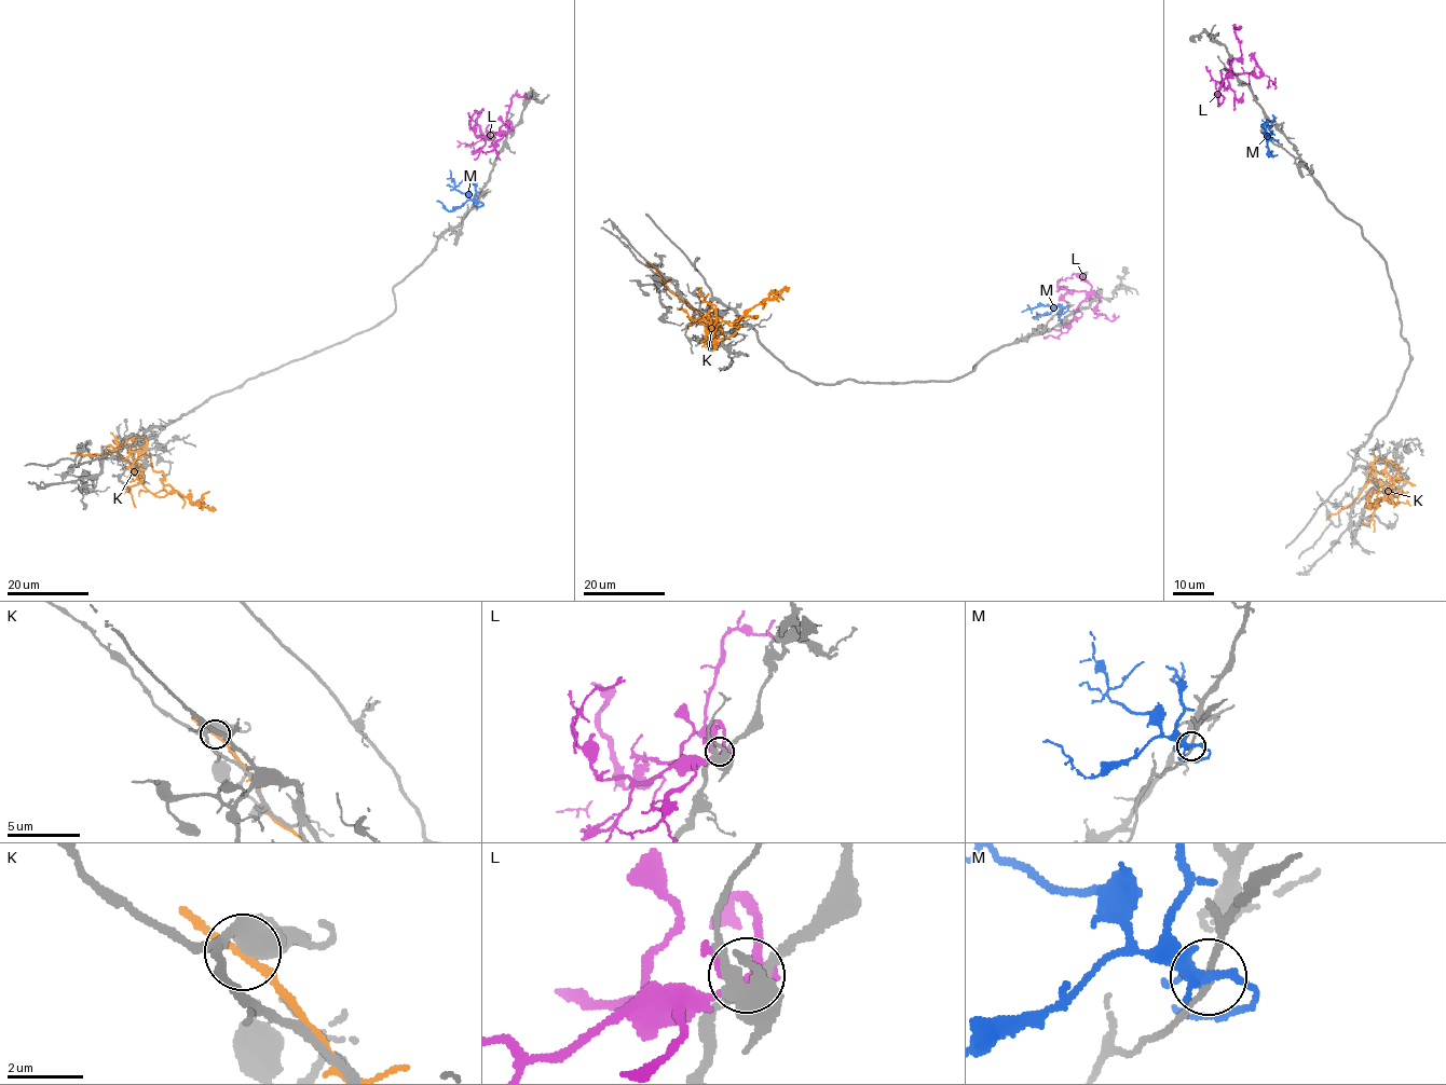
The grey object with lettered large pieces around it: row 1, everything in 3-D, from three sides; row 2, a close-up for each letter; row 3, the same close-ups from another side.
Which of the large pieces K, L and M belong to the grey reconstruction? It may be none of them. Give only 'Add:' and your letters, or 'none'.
Add: none

